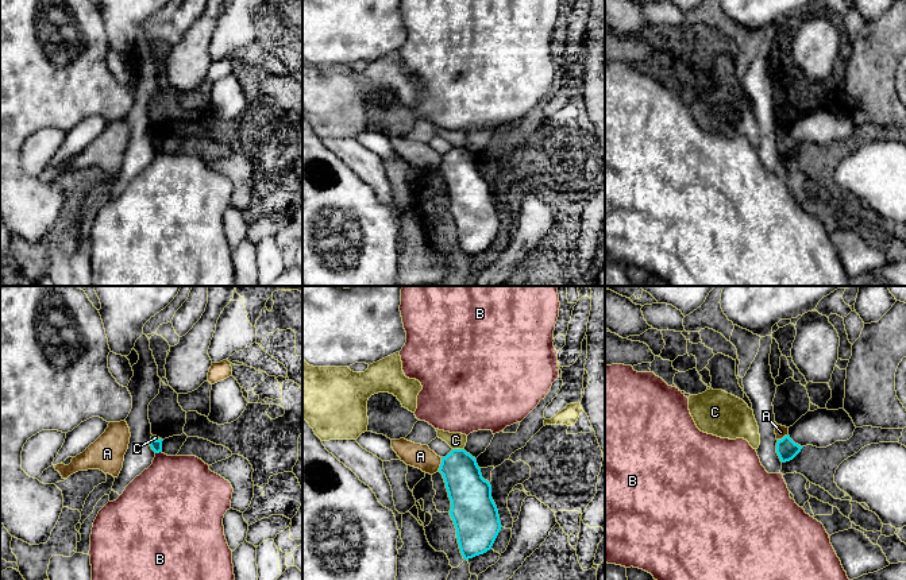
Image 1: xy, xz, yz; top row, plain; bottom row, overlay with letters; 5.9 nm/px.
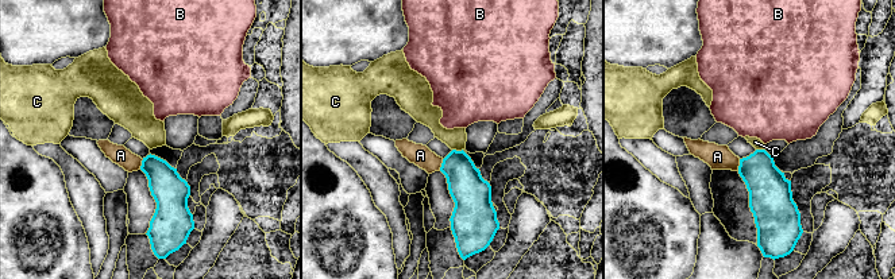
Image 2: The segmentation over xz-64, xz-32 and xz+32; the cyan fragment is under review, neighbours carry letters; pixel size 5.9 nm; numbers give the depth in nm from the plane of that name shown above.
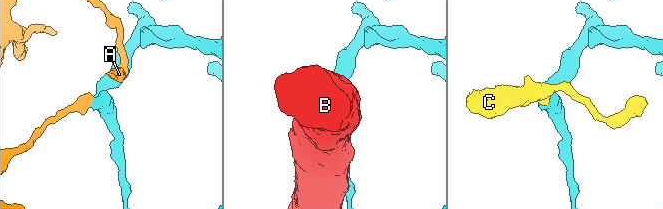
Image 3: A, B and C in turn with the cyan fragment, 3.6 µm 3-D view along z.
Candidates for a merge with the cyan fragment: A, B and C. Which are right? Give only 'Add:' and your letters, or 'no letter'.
Add: no letter

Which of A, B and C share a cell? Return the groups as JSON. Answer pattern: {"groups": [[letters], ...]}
{"groups": [["A"], ["B"], ["C"]]}

